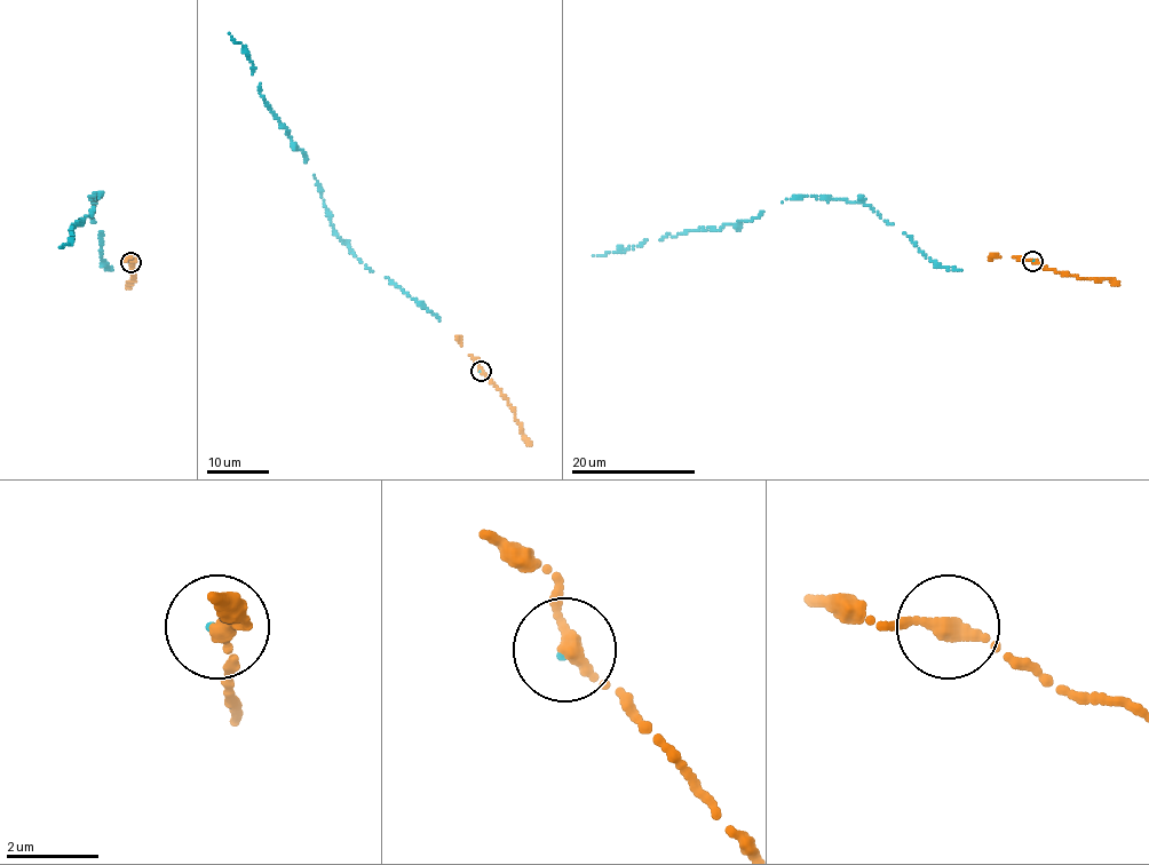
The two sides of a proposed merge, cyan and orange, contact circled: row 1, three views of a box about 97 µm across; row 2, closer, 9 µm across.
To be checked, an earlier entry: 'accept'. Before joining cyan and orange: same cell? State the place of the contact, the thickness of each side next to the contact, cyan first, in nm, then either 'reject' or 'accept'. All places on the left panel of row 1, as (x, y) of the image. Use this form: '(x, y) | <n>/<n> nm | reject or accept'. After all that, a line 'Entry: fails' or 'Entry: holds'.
(131, 262) | 70/400 nm | accept
Entry: holds

